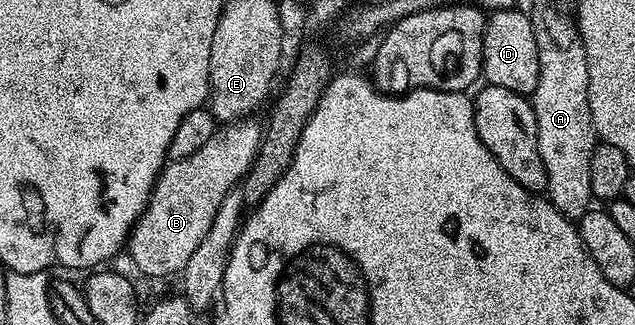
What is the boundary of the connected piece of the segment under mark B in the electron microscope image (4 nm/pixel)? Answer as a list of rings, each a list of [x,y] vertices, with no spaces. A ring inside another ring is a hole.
[[[255,119],[233,121],[216,128],[213,139],[209,139],[209,143],[205,143],[197,155],[189,155],[189,159],[168,160],[164,164],[159,180],[151,188],[147,206],[131,227],[131,236],[127,238],[125,246],[126,252],[131,252],[132,263],[145,276],[171,277],[174,273],[175,276],[182,274],[185,263],[189,263],[189,255],[193,255],[201,239],[205,239],[205,231],[209,231],[213,215],[217,215],[217,207],[221,207],[221,199],[225,199],[228,191],[236,188],[250,170],[262,137],[260,122],[255,122]]]

